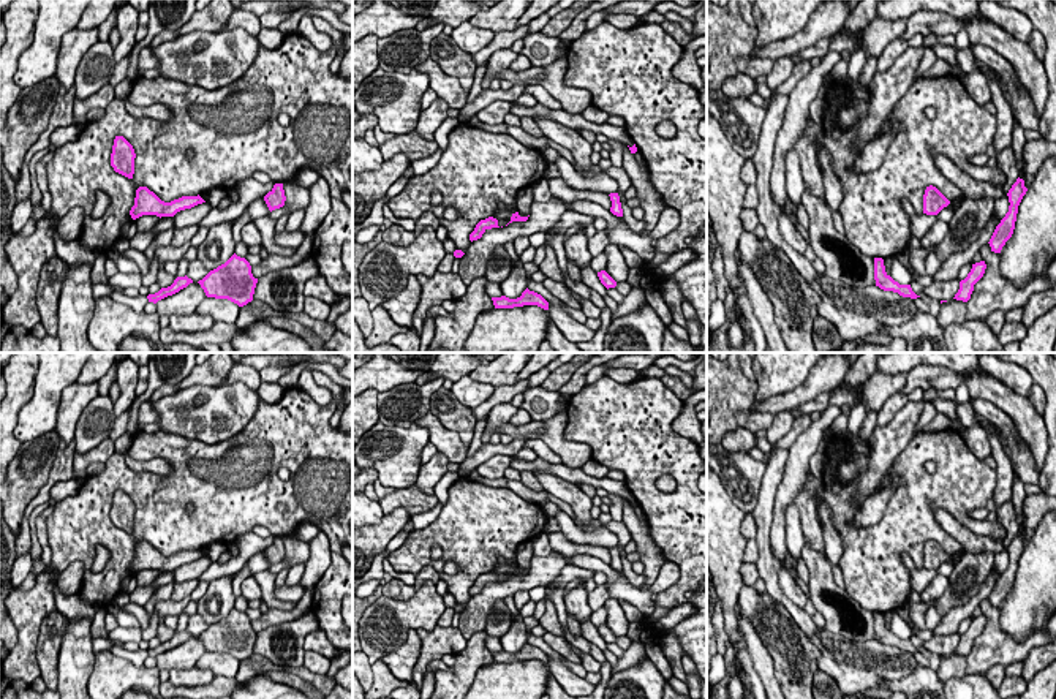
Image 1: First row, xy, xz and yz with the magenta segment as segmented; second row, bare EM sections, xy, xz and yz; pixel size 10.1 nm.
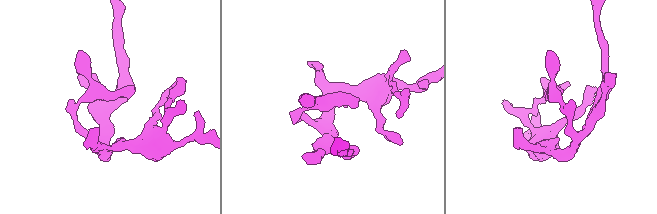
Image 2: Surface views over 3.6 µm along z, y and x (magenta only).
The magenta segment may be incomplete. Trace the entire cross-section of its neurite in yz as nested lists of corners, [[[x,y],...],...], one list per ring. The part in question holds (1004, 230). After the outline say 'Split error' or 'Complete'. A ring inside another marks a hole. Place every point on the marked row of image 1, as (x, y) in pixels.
[[[1018,177],[1016,182],[1012,185],[1012,188],[1007,193],[1009,202],[1010,202],[1009,212],[1001,220],[1001,223],[996,226],[996,229],[988,242],[991,247],[991,251],[1001,253],[1005,242],[1012,237],[1013,229],[1015,229],[1018,206],[1020,206],[1023,196],[1026,195],[1026,191],[1028,191],[1028,188],[1024,187],[1024,180]]]. Complete

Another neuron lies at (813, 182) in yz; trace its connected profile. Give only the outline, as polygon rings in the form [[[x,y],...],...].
[[[808,115],[803,136],[795,142],[794,150],[800,157],[800,168],[803,176],[805,190],[817,198],[825,198],[825,188],[822,174],[817,169],[817,155],[814,150],[814,139],[820,133],[820,127],[816,125]]]

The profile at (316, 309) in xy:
[[[305,297],[304,313],[307,313],[313,319],[327,321],[330,305],[316,297]]]

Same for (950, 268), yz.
[[[994,213],[991,215],[991,218],[988,220],[988,223],[985,225],[985,228],[980,231],[979,239],[971,244],[971,247],[964,251],[960,253],[953,253],[950,255],[942,266],[939,267],[939,270],[933,275],[934,281],[950,281],[953,278],[956,278],[960,269],[967,264],[972,263],[972,258],[977,251],[980,251],[980,248],[990,242],[996,226],[1001,223],[1001,220],[998,220],[994,217]]]

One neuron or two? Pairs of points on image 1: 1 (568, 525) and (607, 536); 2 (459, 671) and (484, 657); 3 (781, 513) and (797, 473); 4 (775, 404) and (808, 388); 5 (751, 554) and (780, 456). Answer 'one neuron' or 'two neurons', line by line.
1: one neuron
2: one neuron
3: one neuron
4: one neuron
5: two neurons

